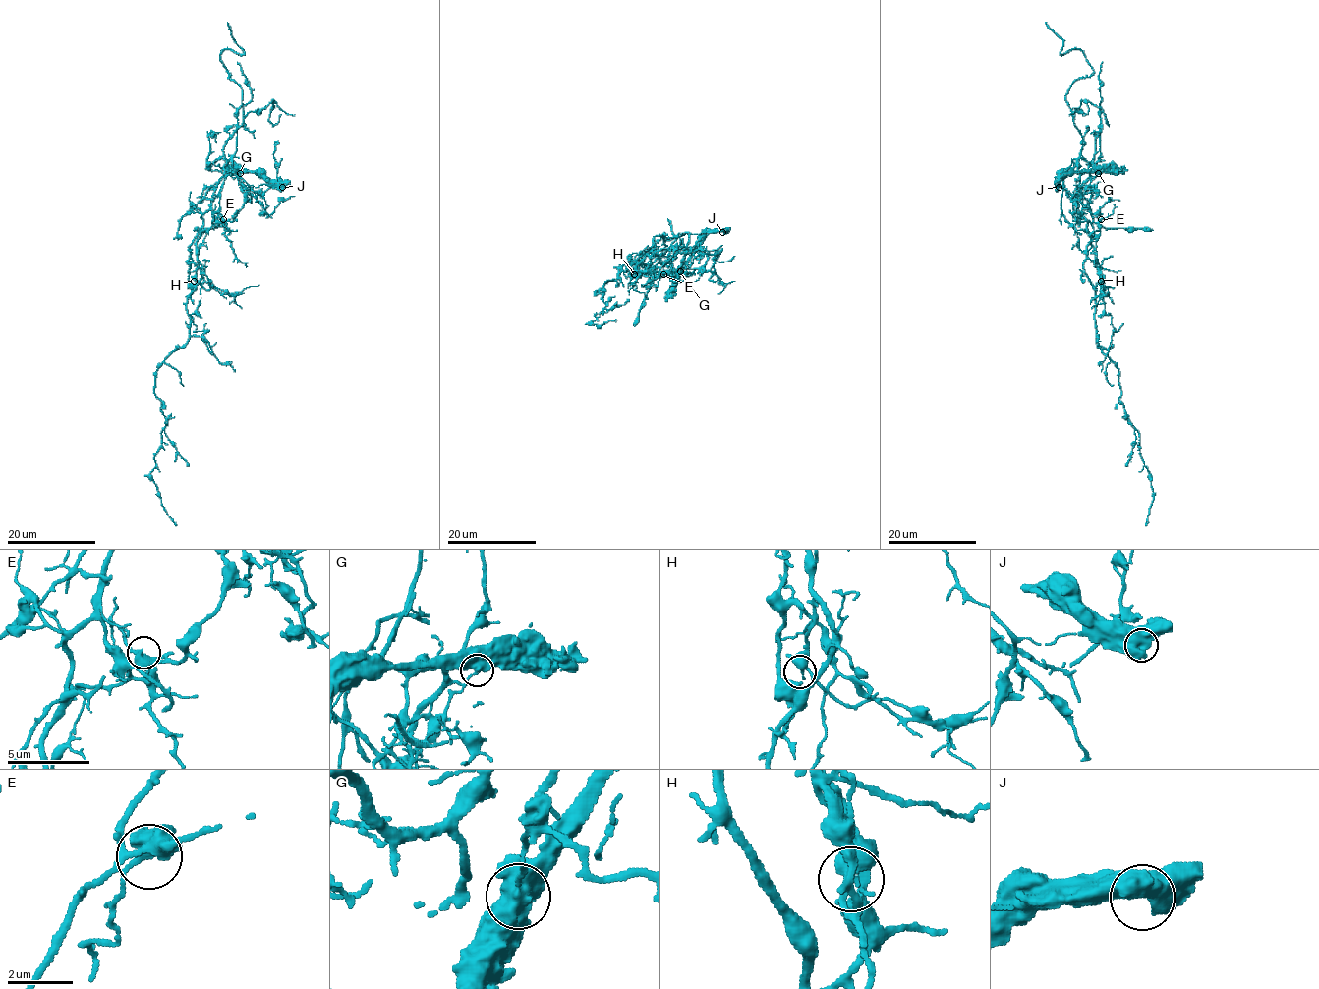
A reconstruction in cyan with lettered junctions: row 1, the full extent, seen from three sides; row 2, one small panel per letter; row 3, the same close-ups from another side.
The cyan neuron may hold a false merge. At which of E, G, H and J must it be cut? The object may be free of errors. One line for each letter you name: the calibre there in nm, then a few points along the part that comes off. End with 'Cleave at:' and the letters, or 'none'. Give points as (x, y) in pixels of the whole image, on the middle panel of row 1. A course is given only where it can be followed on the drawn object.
G: 650 nm thick; foreign part runs (679, 271), (710, 233), (730, 227)
Cleave at: G

